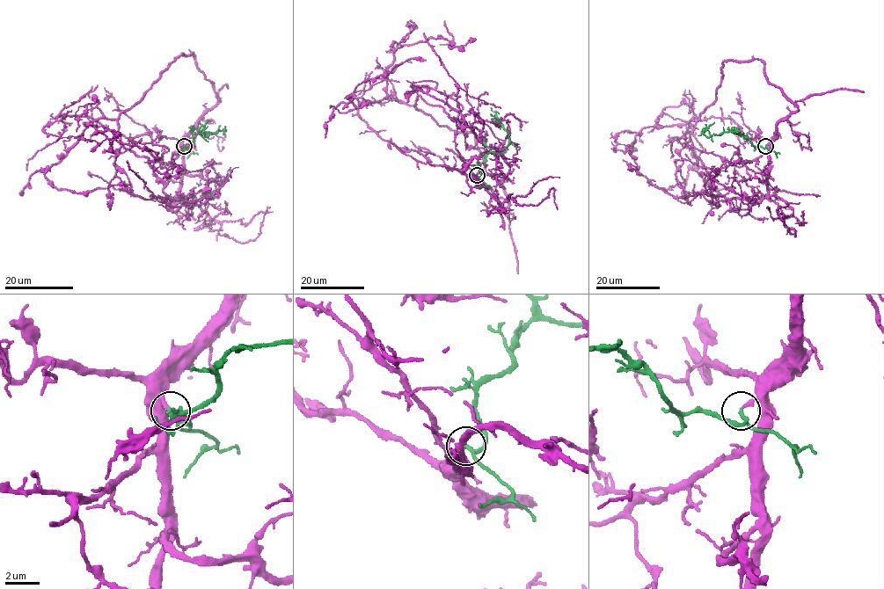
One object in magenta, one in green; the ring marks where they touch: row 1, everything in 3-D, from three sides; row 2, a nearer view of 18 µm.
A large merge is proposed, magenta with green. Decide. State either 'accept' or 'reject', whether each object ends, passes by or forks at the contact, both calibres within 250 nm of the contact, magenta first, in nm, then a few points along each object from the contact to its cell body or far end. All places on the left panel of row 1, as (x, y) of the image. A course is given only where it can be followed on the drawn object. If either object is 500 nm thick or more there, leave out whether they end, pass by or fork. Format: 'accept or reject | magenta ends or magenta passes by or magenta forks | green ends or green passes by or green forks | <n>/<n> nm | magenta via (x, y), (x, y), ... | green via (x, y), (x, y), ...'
accept | magenta ends | green passes by | 220/180 nm | magenta via (185, 145), (175, 207), (192, 202), (163, 191), (116, 119), (90, 123), (45, 174), (76, 192), (128, 185) | green via (185, 146), (187, 149), (197, 133), (217, 130), (206, 136), (203, 128), (200, 134), (208, 141)

